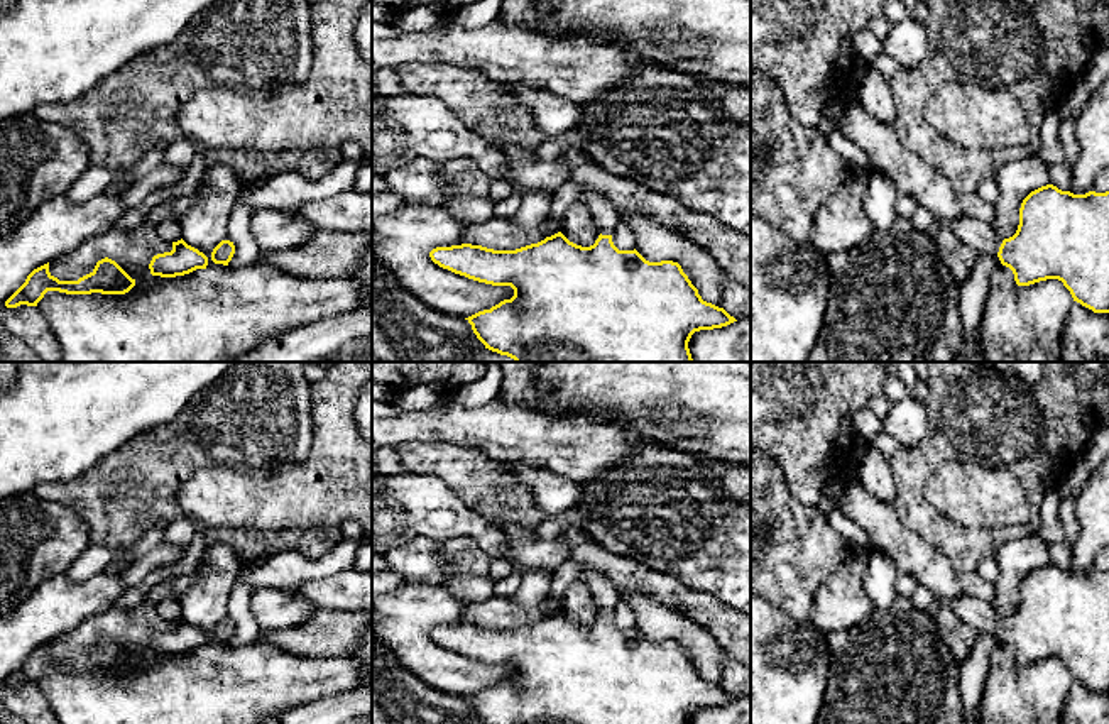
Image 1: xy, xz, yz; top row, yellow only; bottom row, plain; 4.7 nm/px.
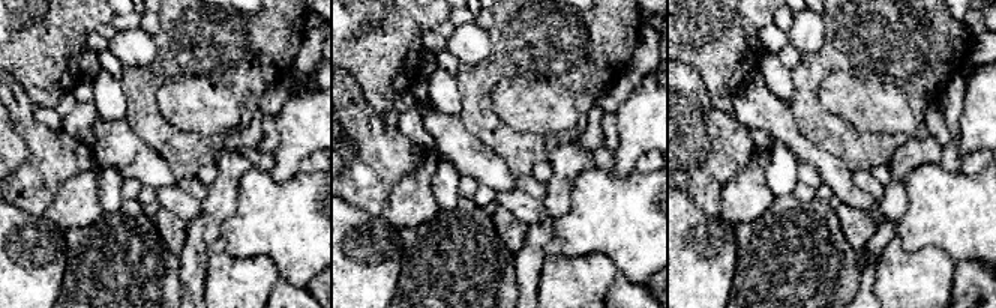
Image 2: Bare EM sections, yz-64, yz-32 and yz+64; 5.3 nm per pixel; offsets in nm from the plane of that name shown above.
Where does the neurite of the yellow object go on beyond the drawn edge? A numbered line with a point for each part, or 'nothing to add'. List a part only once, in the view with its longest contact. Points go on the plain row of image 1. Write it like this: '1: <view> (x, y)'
1: yz (979, 614)

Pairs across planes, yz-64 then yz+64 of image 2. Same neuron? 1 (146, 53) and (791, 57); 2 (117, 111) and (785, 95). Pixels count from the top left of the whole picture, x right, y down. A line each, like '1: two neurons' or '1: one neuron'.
1: two neurons
2: one neuron

